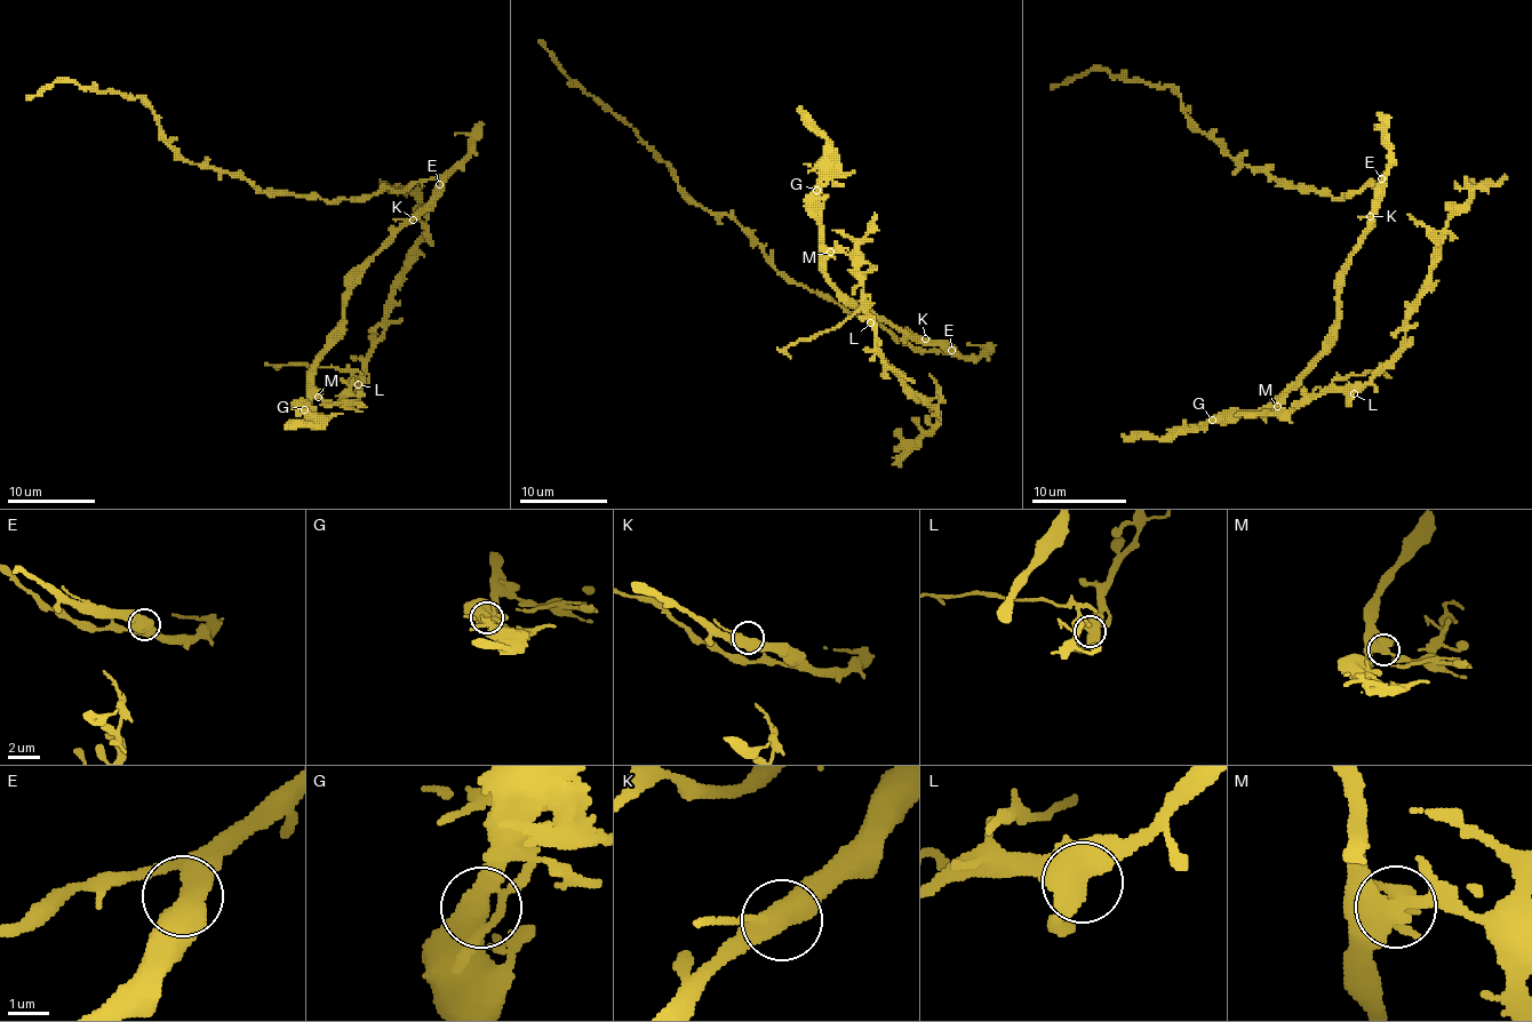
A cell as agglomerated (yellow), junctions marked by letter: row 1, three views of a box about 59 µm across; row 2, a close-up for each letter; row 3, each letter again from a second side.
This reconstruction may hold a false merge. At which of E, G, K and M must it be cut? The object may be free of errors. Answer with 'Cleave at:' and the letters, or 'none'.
Cleave at: M

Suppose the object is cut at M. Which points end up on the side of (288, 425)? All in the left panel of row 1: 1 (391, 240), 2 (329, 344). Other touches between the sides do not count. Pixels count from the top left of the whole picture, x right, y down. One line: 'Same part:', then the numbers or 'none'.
Same part: 1, 2

